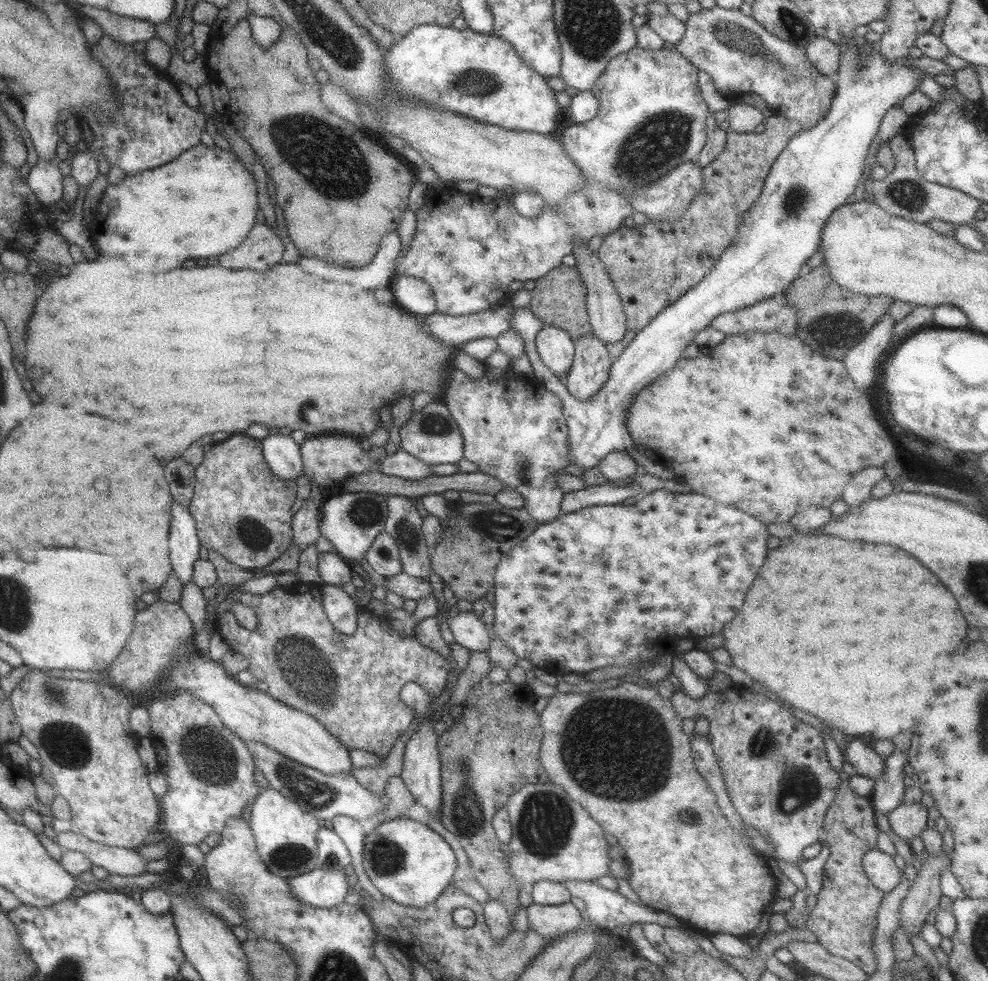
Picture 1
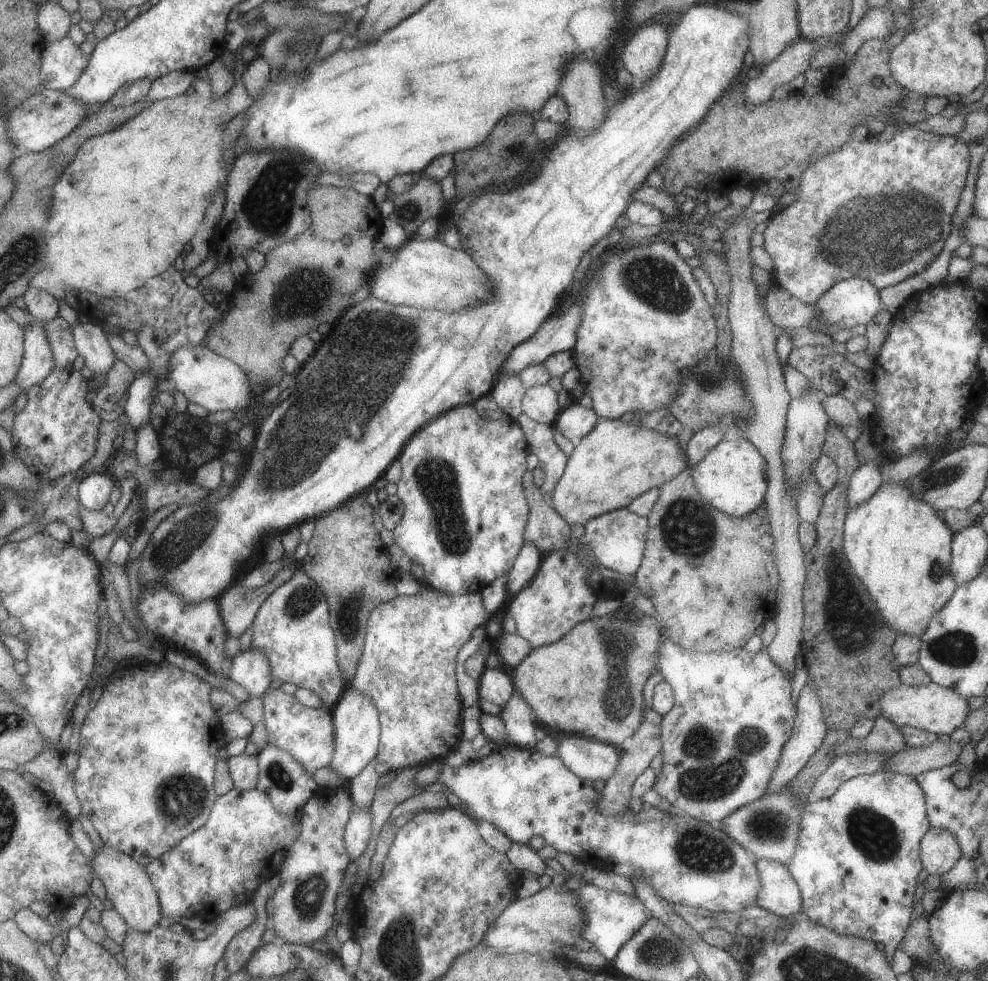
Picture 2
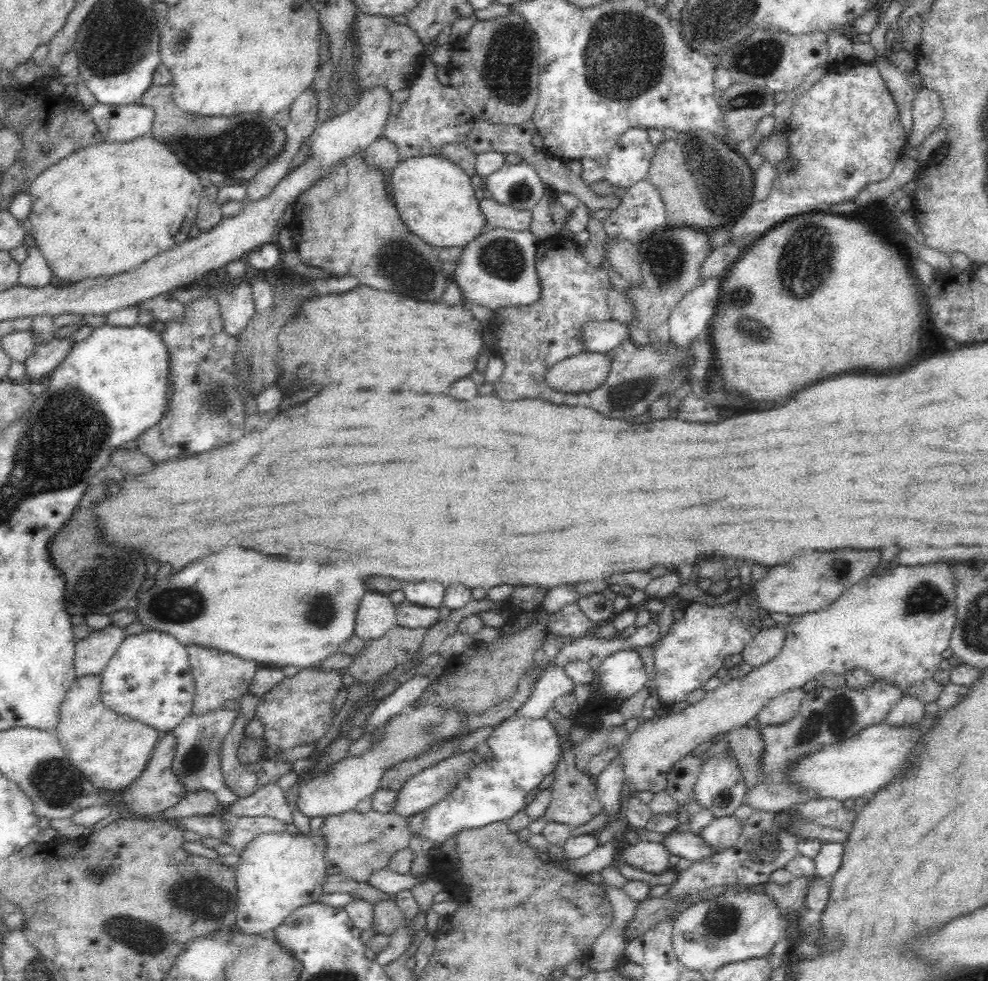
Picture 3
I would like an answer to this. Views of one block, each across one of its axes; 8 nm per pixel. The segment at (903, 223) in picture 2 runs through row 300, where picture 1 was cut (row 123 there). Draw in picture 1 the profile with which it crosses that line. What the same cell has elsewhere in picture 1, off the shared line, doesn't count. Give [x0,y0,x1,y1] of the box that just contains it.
[673,5,836,131]

